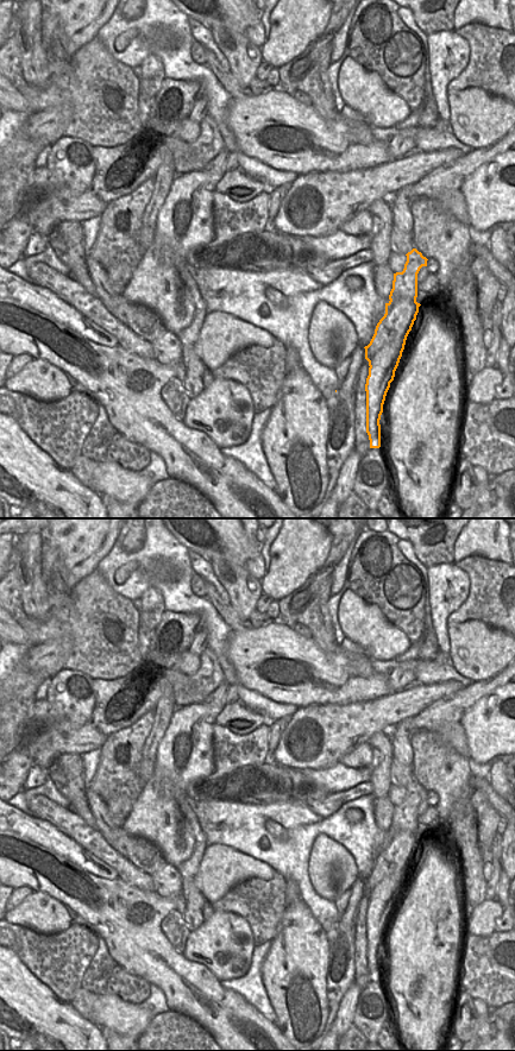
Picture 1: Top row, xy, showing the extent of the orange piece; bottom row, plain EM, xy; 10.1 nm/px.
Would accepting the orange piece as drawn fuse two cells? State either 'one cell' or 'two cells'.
two cells

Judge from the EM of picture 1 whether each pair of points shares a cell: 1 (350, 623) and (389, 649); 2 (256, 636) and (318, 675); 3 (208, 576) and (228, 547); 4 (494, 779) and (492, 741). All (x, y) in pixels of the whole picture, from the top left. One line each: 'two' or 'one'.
1: one
2: one
3: two
4: two

